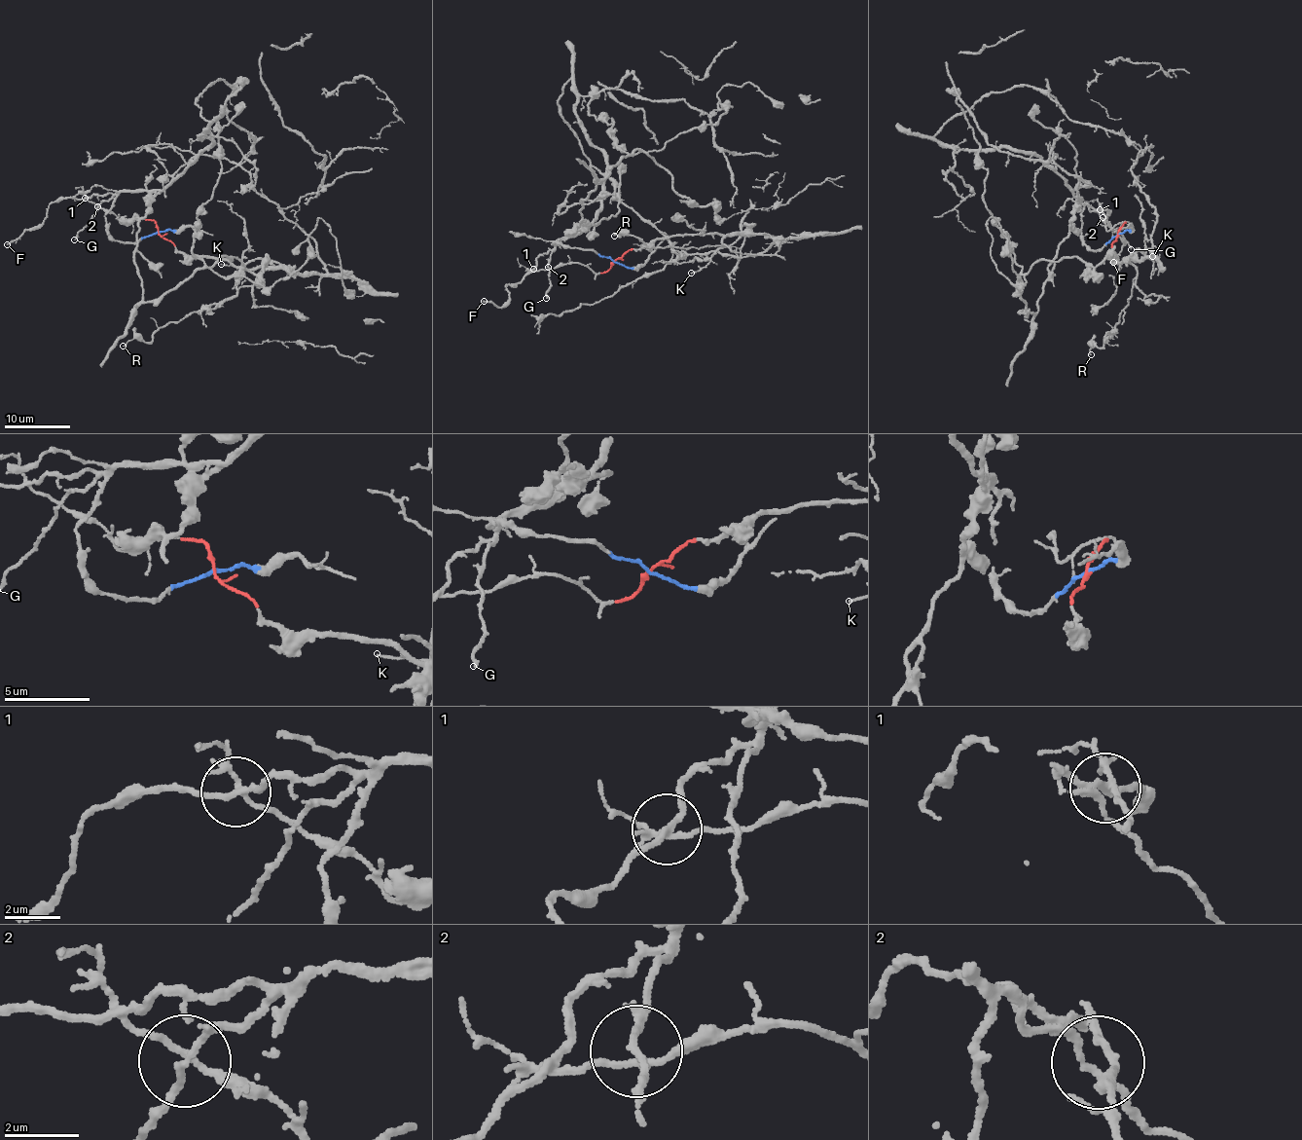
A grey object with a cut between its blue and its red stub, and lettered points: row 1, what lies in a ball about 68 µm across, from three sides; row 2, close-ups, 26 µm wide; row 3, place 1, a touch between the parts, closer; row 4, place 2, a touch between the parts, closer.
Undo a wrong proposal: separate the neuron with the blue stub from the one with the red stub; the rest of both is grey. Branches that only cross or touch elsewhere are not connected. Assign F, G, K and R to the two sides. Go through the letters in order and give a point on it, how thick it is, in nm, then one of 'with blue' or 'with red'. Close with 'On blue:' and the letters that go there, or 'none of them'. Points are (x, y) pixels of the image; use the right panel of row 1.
F: at (1113, 262); 190 nm thick; with blue
G: at (1131, 249); 180 nm thick; with blue
K: at (1152, 256); 140 nm thick; with red
R: at (1091, 354); 130 nm thick; with red
On blue: F, G

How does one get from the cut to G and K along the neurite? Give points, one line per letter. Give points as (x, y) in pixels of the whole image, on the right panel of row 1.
G: (1116, 234), (1092, 251), (1081, 231), (1084, 207), (1098, 211), (1131, 248)
K: (1117, 234), (1111, 245), (1114, 255), (1110, 256), (1116, 256), (1119, 263), (1132, 258), (1138, 249), (1153, 257)

